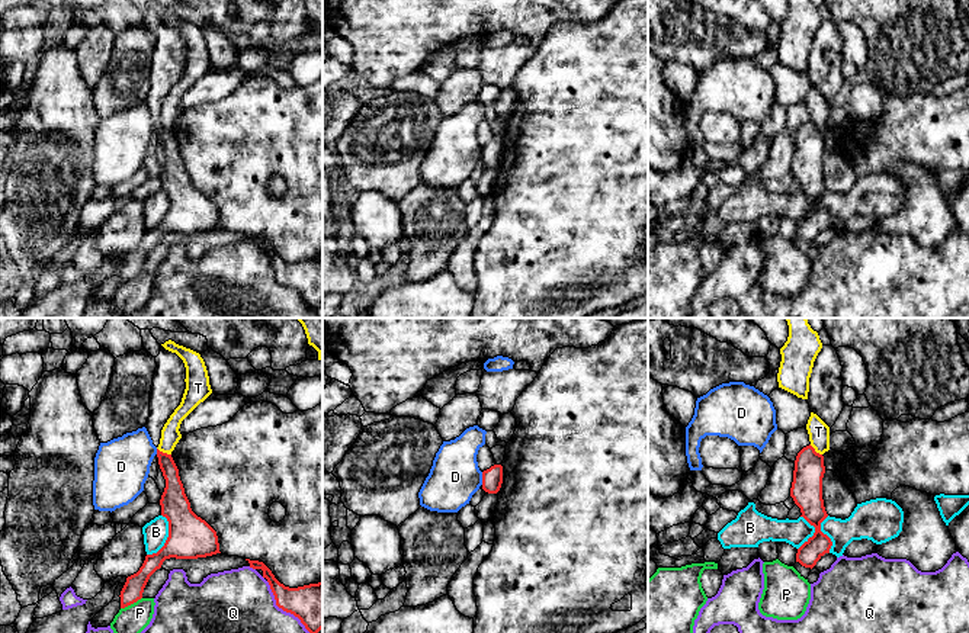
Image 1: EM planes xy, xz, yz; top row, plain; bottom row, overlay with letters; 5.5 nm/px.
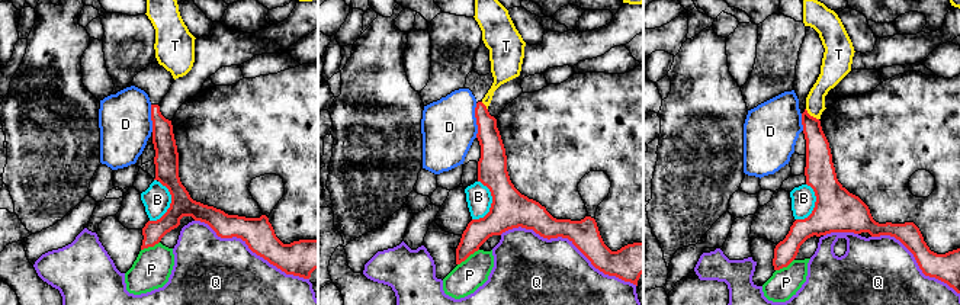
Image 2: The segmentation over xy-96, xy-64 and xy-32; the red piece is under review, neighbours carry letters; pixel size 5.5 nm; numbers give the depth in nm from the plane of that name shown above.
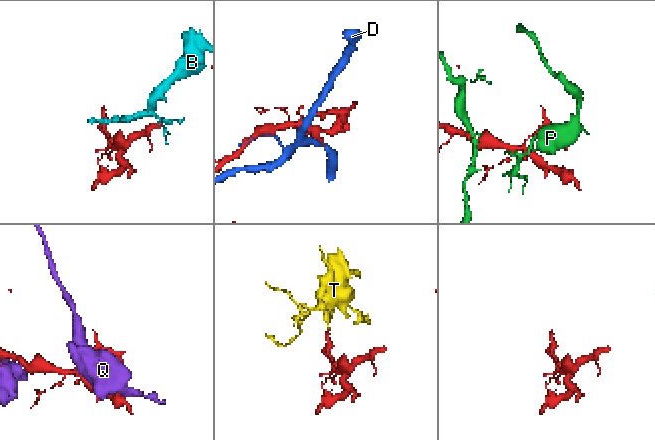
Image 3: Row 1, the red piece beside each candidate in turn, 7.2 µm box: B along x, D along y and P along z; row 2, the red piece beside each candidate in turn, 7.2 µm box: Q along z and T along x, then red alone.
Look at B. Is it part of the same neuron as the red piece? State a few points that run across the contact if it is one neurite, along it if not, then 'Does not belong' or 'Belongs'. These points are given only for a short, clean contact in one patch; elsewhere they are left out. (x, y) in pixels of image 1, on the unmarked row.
Line: xy (161, 189), (167, 196), (167, 214), (156, 227), (147, 230). Does not belong

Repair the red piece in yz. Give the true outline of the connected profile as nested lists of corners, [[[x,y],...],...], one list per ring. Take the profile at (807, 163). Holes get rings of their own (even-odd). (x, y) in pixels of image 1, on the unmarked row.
[[[811,119],[803,122],[795,135],[790,171],[800,183],[800,192],[815,202],[814,211],[796,228],[796,237],[811,244],[825,228],[830,228],[832,221],[831,213],[821,206],[821,197],[828,192],[822,174],[824,148],[824,131]]]

